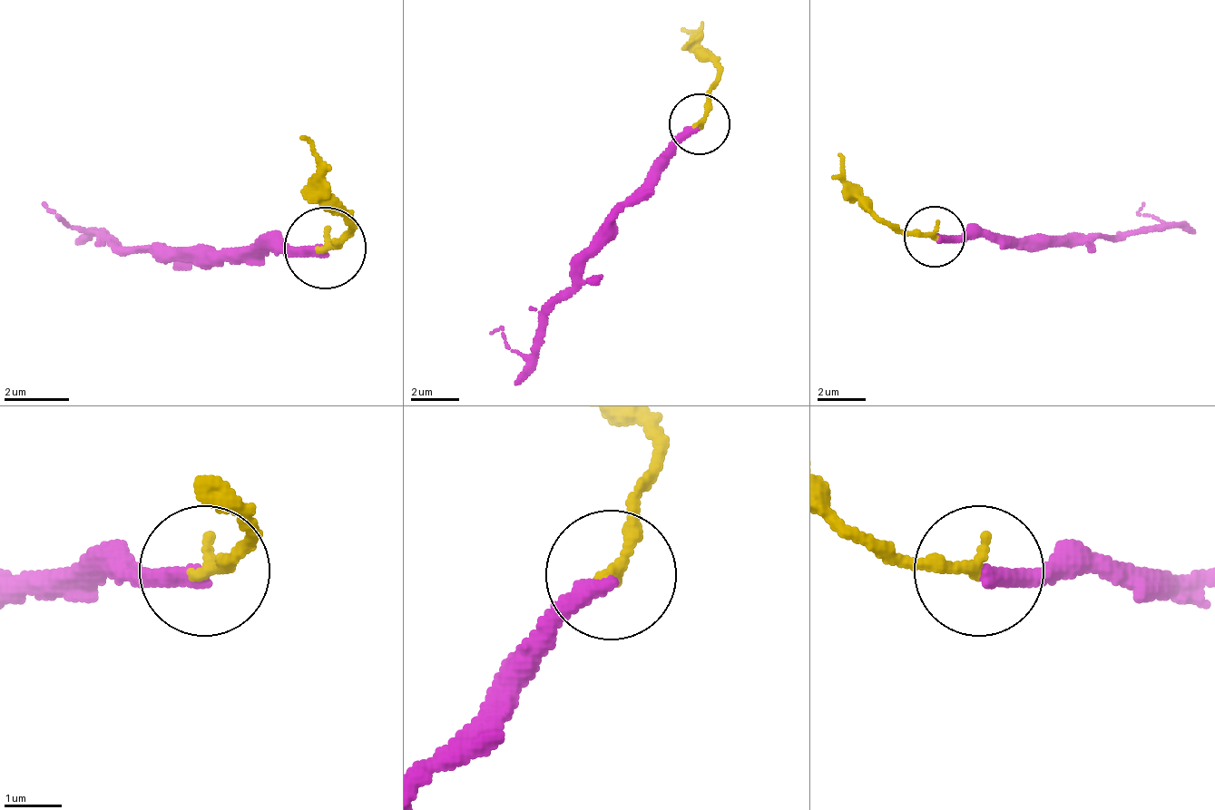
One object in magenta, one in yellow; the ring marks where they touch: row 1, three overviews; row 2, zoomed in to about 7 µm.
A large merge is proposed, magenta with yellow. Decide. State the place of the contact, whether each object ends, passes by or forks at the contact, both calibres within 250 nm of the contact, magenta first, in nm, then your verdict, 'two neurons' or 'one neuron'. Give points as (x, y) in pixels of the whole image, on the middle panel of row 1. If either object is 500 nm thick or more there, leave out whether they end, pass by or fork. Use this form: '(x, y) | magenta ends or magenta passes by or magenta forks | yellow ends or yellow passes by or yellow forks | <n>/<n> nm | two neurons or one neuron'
(699, 124) | magenta ends | yellow ends | 320/240 nm | one neuron

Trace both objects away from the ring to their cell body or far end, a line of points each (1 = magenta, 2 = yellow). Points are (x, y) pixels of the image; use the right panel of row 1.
1: (933, 238), (1042, 238), (1157, 231), (1163, 219), (1145, 201)
2: (933, 238), (878, 213), (837, 153)

